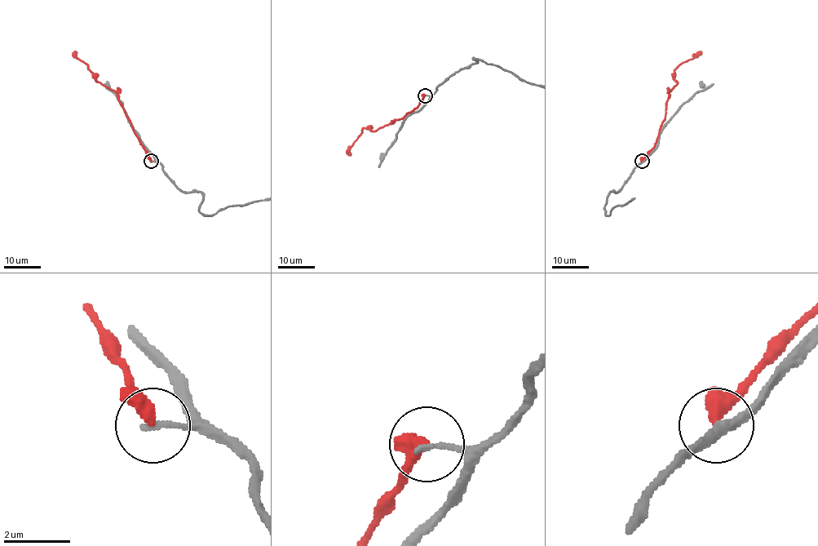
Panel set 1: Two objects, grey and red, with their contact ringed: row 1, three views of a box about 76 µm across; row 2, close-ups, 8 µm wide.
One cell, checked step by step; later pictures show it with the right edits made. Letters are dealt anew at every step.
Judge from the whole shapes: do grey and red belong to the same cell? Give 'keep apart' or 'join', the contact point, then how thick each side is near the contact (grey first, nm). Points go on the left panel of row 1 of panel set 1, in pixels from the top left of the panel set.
keep apart; place (151, 161); calibres 180 and 280 nm

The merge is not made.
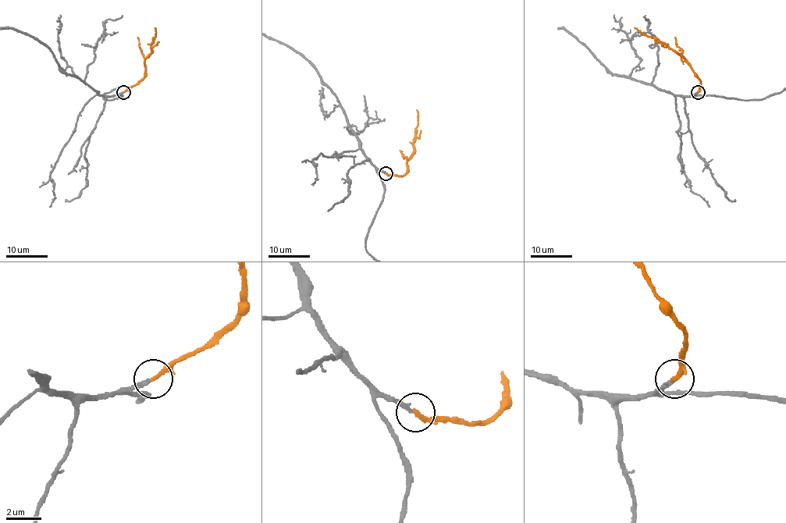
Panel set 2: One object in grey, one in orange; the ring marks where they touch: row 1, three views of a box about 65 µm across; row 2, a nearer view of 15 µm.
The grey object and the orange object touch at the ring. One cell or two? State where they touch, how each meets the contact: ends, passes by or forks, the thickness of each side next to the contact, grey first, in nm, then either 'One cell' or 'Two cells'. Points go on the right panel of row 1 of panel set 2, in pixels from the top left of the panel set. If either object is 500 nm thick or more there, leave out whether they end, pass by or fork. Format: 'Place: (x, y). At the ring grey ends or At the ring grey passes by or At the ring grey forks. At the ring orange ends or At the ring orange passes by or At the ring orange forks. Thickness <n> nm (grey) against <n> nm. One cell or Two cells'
Place: (698, 92). At the ring grey ends. At the ring orange ends. Thickness 240 nm (grey) against 260 nm. One cell

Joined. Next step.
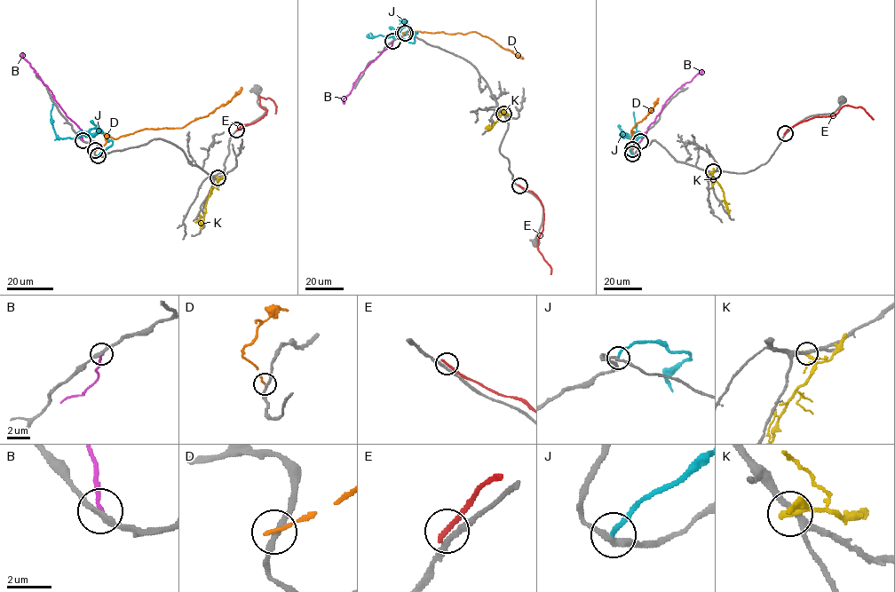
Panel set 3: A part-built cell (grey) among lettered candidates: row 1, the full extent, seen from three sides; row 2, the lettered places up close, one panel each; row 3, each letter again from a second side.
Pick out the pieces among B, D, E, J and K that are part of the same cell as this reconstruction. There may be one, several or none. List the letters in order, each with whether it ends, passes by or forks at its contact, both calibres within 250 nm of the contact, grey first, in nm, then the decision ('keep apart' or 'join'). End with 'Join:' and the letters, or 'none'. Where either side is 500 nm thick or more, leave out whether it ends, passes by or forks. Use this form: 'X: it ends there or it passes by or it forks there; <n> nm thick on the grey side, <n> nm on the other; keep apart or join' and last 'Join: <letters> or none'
B: it ends there; 240 nm thick on the grey side, 170 nm on the other; keep apart
D: it ends there; 220 nm thick on the grey side, 190 nm on the other; keep apart
E: it ends there; 200 nm thick on the grey side, 240 nm on the other; keep apart
J: it ends there; 240 nm thick on the grey side, 240 nm on the other; keep apart
K: it ends there; 220 nm thick on the grey side, 280 nm on the other; keep apart
Join: none

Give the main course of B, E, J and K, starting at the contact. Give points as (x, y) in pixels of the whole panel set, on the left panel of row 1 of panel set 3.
B: (83, 140), (82, 130), (66, 115), (50, 90), (21, 57), (22, 53)
E: (236, 130), (266, 114), (267, 110), (260, 106), (259, 97), (271, 98), (276, 106), (275, 114)
J: (98, 155), (112, 143), (108, 139), (108, 135), (96, 128), (78, 137), (59, 138), (51, 122), (52, 104)
K: (217, 177), (217, 183), (206, 201), (201, 224), (198, 221), (201, 217)

